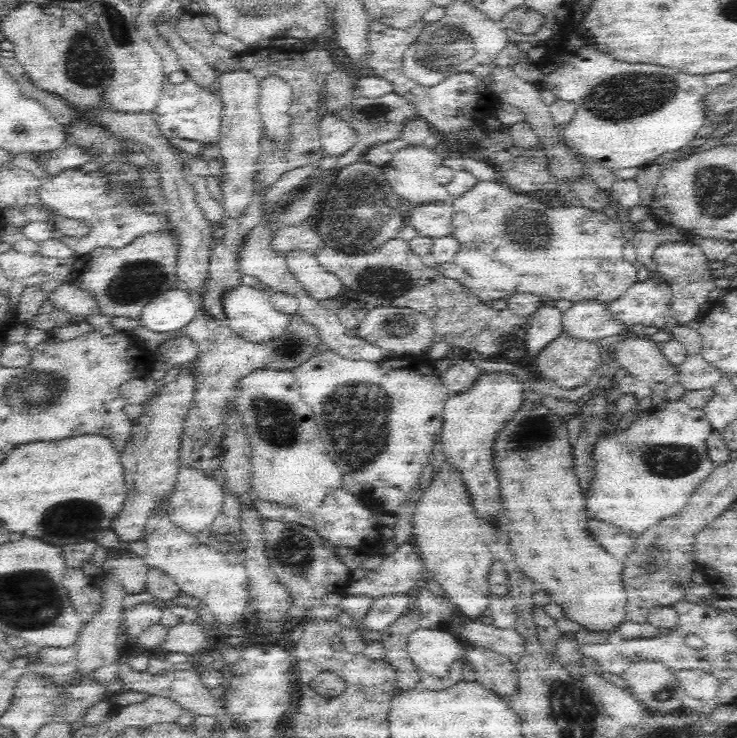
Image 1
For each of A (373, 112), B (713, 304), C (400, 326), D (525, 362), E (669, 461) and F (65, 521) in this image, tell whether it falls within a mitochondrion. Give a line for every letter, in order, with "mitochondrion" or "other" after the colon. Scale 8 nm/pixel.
A: mitochondrion
B: other
C: mitochondrion
D: other
E: mitochondrion
F: mitochondrion

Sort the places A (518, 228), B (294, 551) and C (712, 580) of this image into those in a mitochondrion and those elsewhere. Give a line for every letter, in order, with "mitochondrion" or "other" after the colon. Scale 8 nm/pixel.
A: mitochondrion
B: mitochondrion
C: other

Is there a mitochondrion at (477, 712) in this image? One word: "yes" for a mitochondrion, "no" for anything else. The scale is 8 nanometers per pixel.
no

